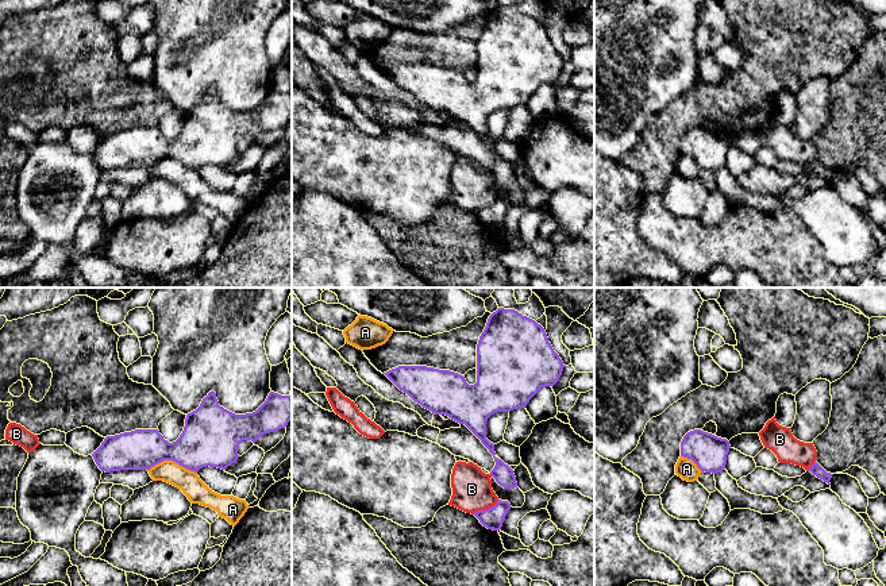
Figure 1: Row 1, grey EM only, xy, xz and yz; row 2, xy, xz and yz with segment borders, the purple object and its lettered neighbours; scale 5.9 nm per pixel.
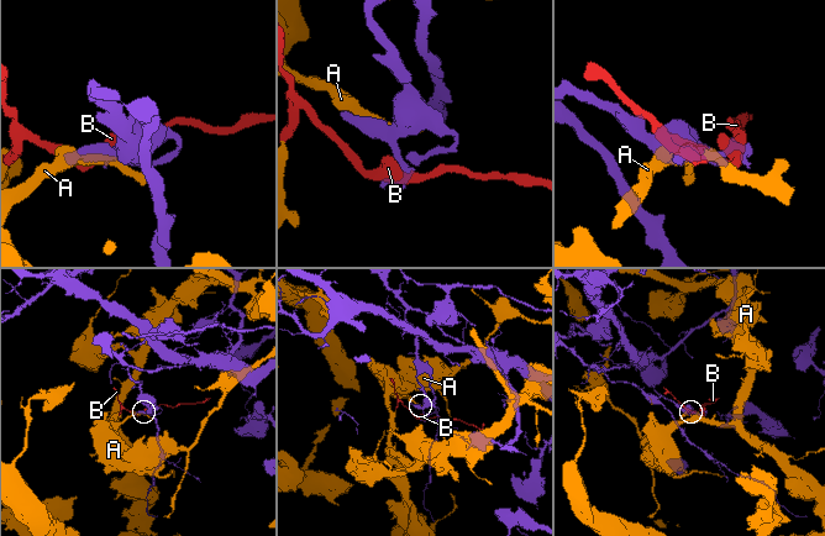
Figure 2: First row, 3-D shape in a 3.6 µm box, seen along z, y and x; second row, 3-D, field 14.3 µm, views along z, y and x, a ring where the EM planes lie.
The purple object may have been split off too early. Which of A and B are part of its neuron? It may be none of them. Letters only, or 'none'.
none

